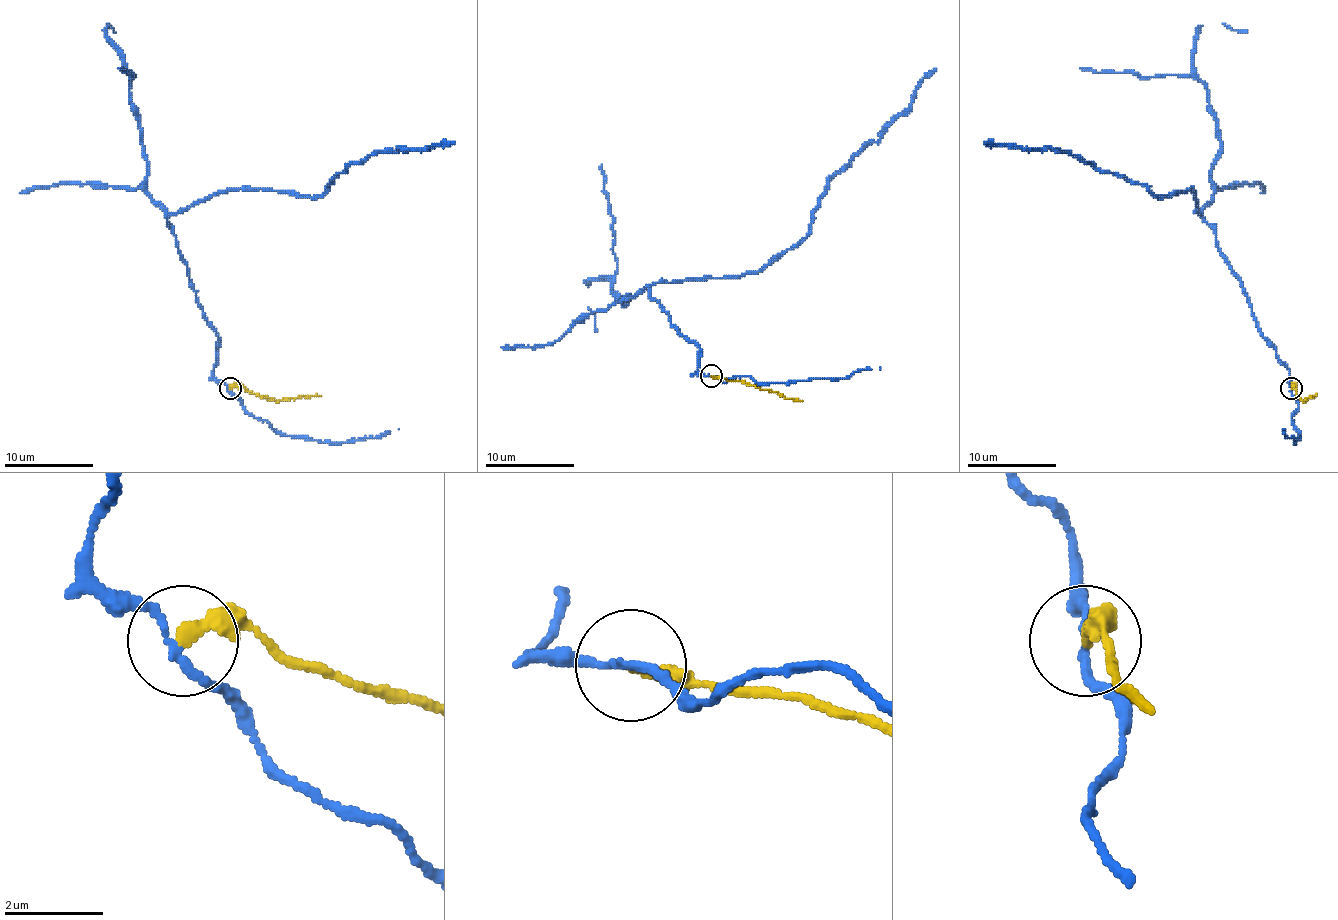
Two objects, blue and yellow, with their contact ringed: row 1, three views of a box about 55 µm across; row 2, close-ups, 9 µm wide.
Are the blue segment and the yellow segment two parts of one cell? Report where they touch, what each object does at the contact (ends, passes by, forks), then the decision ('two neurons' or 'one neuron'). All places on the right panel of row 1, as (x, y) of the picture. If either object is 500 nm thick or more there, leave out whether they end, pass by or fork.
at (1291, 388); blue passes by; yellow ends there; two neurons

